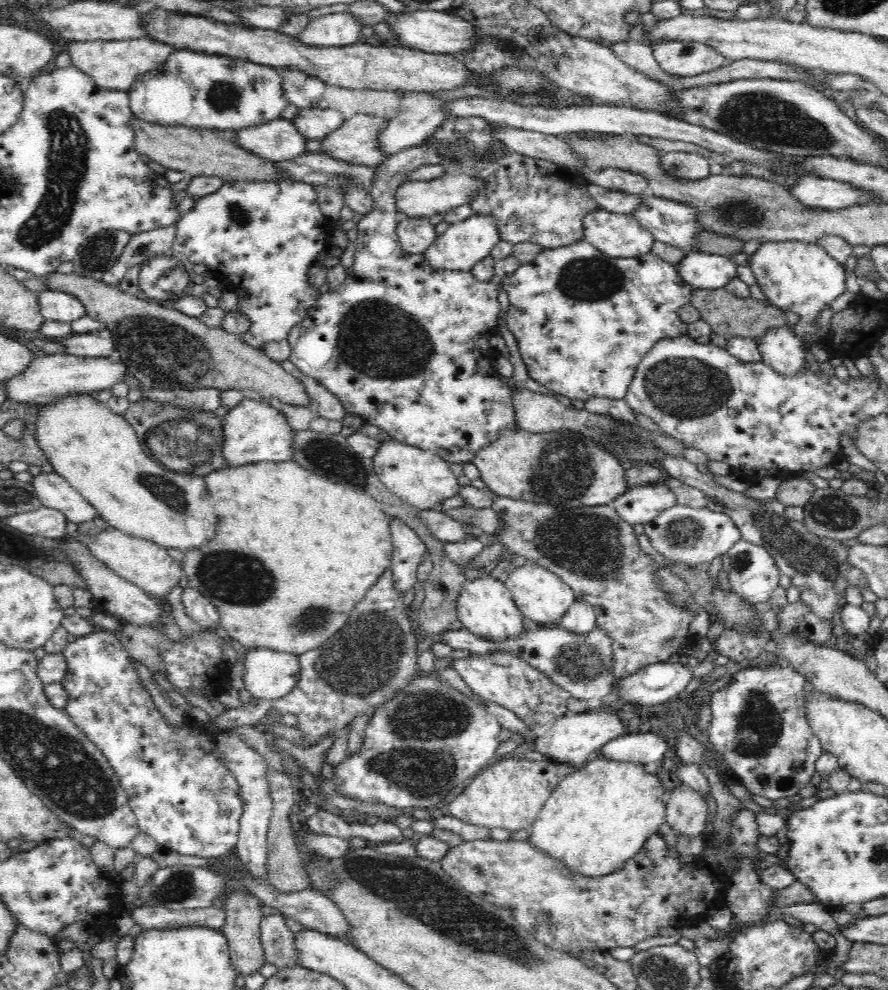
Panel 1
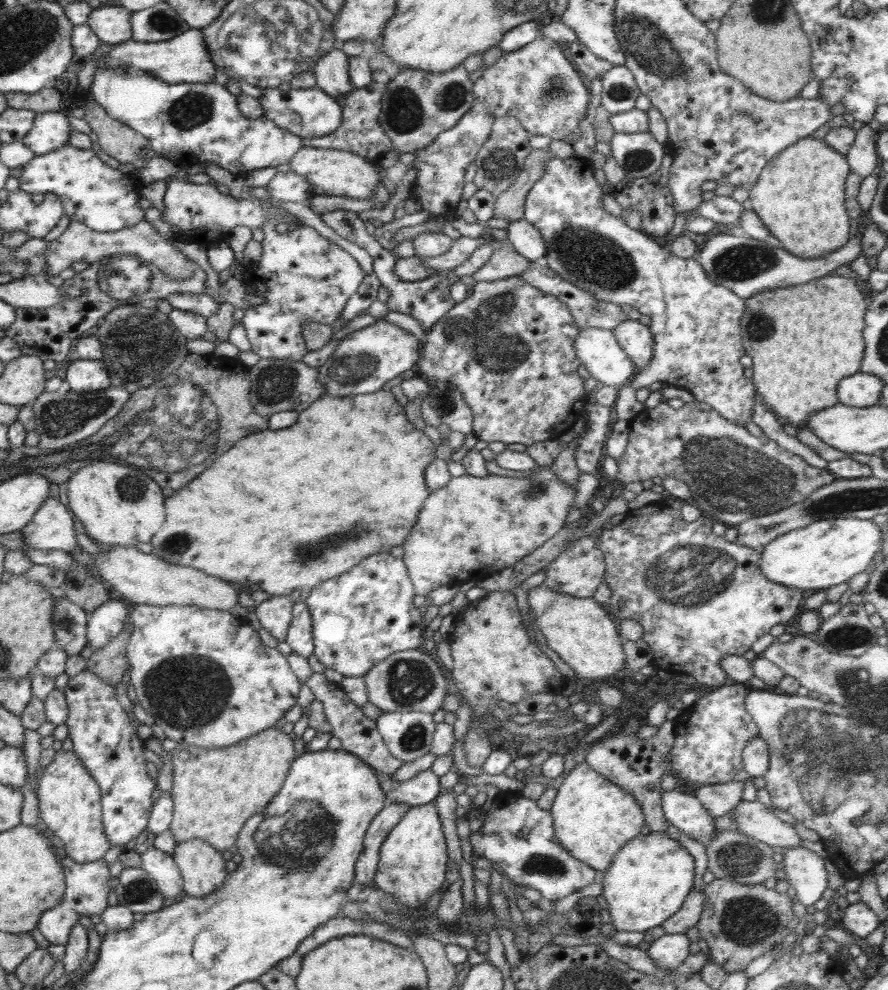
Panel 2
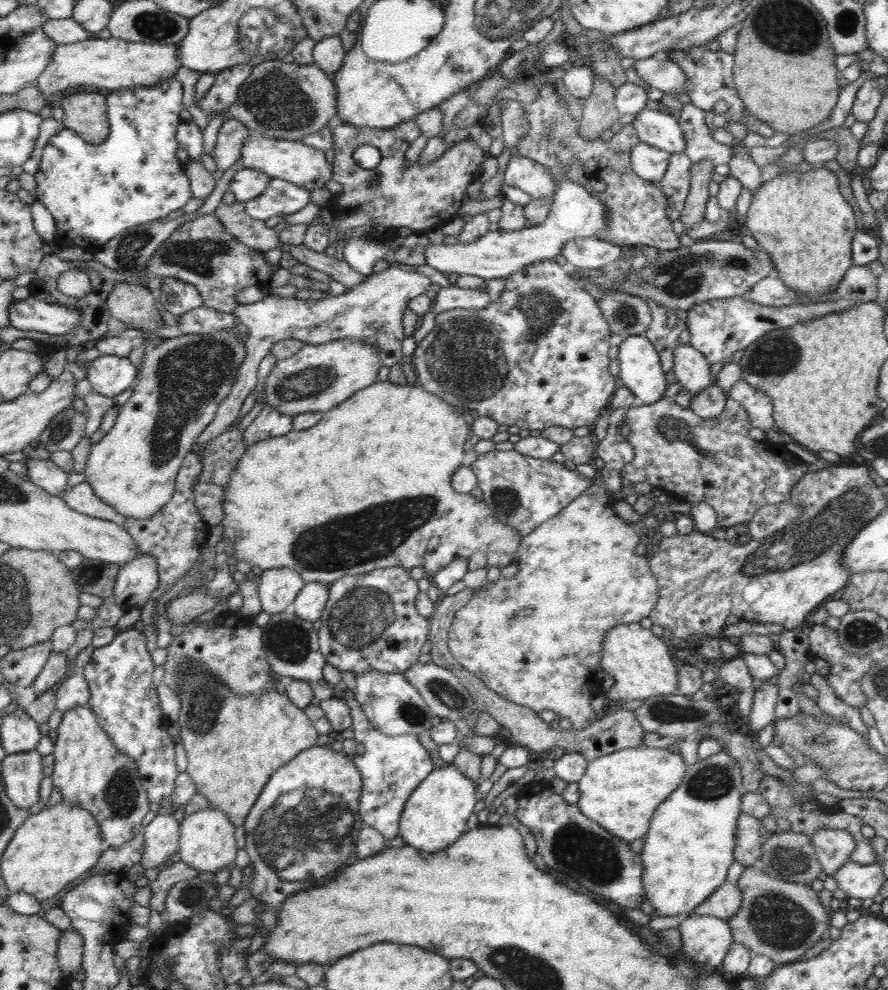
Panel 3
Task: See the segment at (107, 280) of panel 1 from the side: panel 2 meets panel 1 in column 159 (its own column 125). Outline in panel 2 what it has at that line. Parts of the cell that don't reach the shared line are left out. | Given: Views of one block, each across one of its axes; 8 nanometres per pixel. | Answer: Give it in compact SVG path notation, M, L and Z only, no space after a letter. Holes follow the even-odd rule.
M145 220L140 221L138 225L112 233L95 232L82 222L69 221L69 226L57 240L52 243L46 243L44 240L28 240L17 248L16 258L19 262L28 262L29 258L34 257L34 255L46 253L47 264L43 273L47 277L49 275L58 276L59 273L70 268L74 262L92 265L114 254L131 255L146 264L156 266L162 274L171 280L186 281L193 278L200 268L174 246L174 240L175 238L168 240L168 238L160 236L150 221Z

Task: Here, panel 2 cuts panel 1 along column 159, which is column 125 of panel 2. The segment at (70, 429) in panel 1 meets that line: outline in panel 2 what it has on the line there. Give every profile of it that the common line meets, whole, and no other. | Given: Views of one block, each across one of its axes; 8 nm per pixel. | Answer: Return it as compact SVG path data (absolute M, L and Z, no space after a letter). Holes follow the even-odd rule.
M97 460L72 473L63 488L67 491L68 507L76 518L84 525L89 538L96 544L135 546L140 542L150 542L154 534L162 528L166 520L163 488L152 478L149 478L138 467L127 463L111 463L107 460Z

